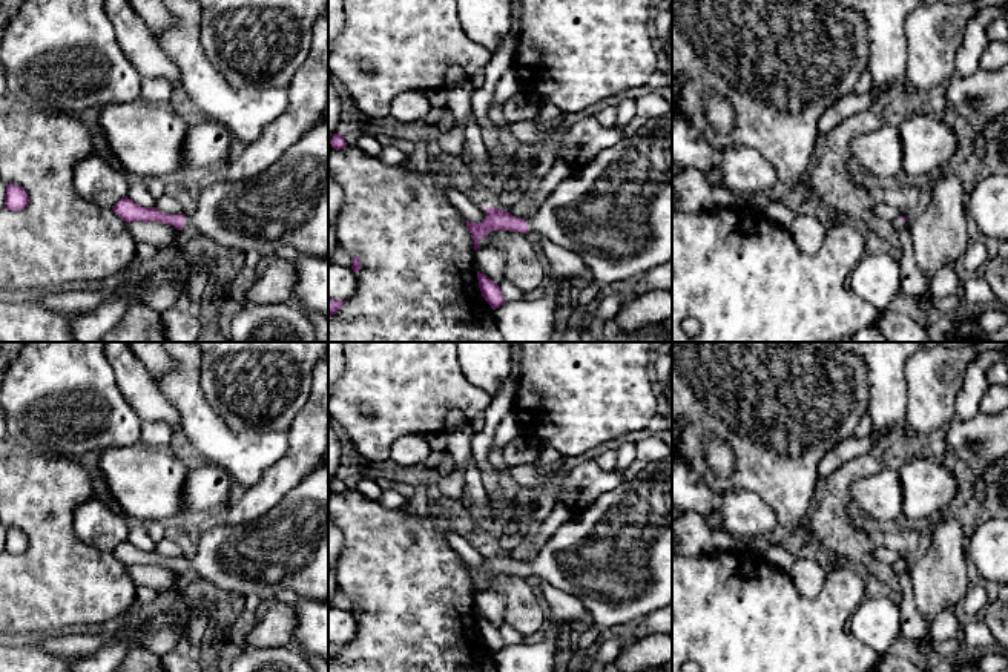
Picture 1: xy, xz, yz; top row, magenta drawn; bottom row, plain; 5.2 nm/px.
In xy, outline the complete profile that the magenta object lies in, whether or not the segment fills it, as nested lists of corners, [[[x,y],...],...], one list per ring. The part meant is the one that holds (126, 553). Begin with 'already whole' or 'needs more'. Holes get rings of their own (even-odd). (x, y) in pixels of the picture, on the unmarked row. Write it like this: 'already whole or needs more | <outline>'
needs more | [[[328,459],[307,474],[284,499],[261,519],[230,525],[221,519],[203,523],[195,532],[198,549],[190,560],[167,558],[155,551],[141,551],[121,542],[112,554],[126,566],[156,565],[178,574],[193,571],[199,578],[238,597],[256,595],[275,601],[281,591],[292,591],[301,598],[328,600]]]

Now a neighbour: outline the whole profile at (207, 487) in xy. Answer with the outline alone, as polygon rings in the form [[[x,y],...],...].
[[[207,460],[193,462],[183,488],[183,520],[195,522],[222,512],[230,489],[232,479],[222,468]]]

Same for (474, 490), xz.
[[[474,457],[466,463],[465,469],[466,488],[465,494],[469,497],[471,503],[485,508],[489,505],[488,494],[482,485],[480,469]]]

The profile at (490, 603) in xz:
[[[489,588],[474,595],[477,615],[486,618],[494,628],[500,629],[505,623],[505,594],[502,588]]]

